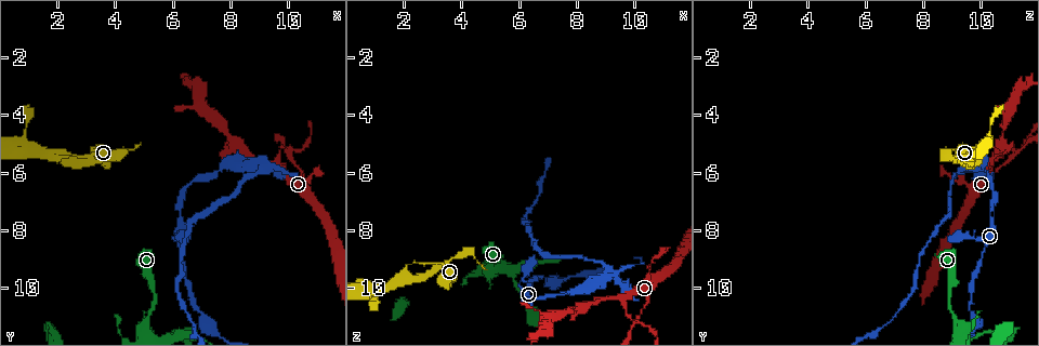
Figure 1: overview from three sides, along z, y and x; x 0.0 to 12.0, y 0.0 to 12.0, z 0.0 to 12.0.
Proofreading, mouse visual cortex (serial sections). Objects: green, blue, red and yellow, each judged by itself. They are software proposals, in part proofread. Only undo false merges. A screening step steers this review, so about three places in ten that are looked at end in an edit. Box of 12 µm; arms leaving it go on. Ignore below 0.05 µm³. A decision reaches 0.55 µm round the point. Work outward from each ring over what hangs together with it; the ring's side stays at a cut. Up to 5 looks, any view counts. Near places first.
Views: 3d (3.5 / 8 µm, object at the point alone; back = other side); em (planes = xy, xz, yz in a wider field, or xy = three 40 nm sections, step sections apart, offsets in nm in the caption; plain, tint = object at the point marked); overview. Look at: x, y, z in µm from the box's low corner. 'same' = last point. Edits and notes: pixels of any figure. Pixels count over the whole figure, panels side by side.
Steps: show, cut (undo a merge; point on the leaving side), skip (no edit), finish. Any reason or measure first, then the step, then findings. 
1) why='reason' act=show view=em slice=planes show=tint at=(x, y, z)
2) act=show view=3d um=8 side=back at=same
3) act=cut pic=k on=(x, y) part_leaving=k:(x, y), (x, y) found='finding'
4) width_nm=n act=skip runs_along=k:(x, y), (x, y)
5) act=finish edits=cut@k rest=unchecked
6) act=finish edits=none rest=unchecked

act=show view=3d um=3.5 at=(0.9, 5.1, 10.1)

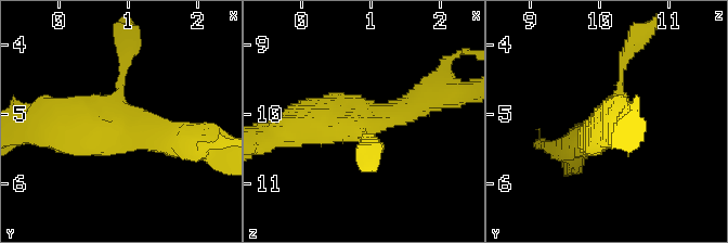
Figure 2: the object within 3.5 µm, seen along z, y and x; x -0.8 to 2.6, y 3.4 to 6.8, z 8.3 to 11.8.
act=show view=em slice=xy step=1 show=tint at=(0.85, 5.10, 10.15)

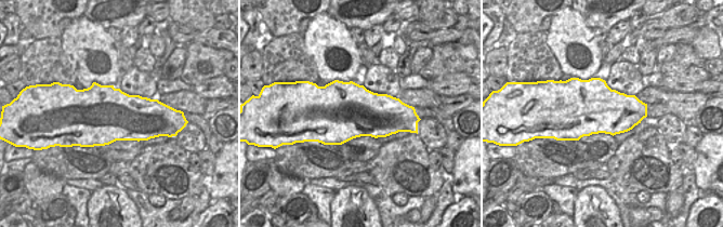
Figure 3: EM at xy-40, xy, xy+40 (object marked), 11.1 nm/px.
act=skip runs_along=2:(423, 102), (316, 122), (302, 140) found='all the same cell'

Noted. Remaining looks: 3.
why='three arms meet' act=show view=3d um=3.5 at=(9.0, 5.8, 9.6)

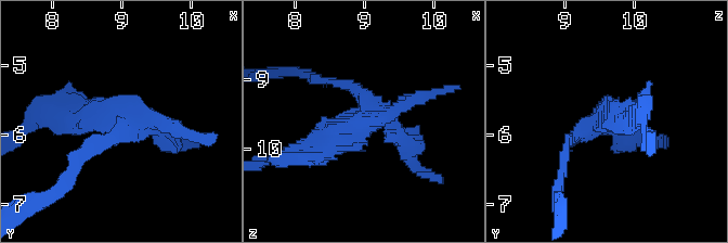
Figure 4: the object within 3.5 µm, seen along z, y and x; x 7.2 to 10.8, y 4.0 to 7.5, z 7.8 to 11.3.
why='need the tissue' act=show view=em slice=xy step=2 show=tint at=(9.00, 5.75, 9.55)

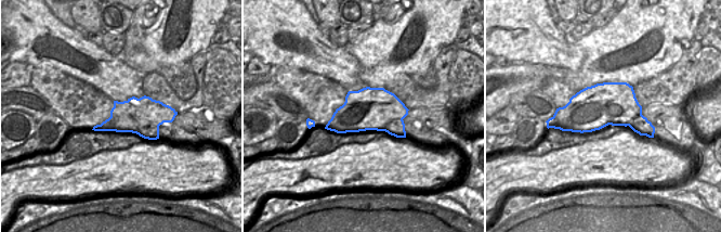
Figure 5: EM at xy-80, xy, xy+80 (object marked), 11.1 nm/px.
act=cut pic=4 on=(95, 139) found='two cells meet here'

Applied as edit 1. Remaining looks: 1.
act=finish edits=cut@4 rest=unchecked

